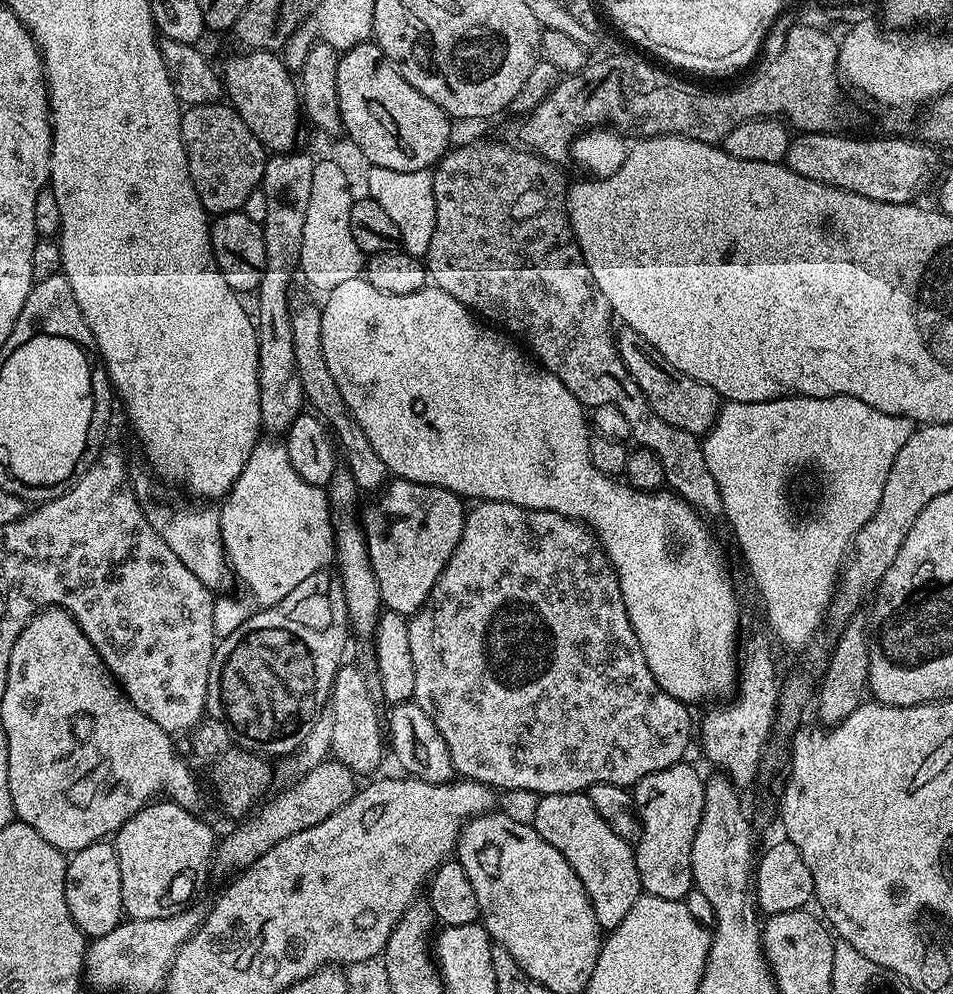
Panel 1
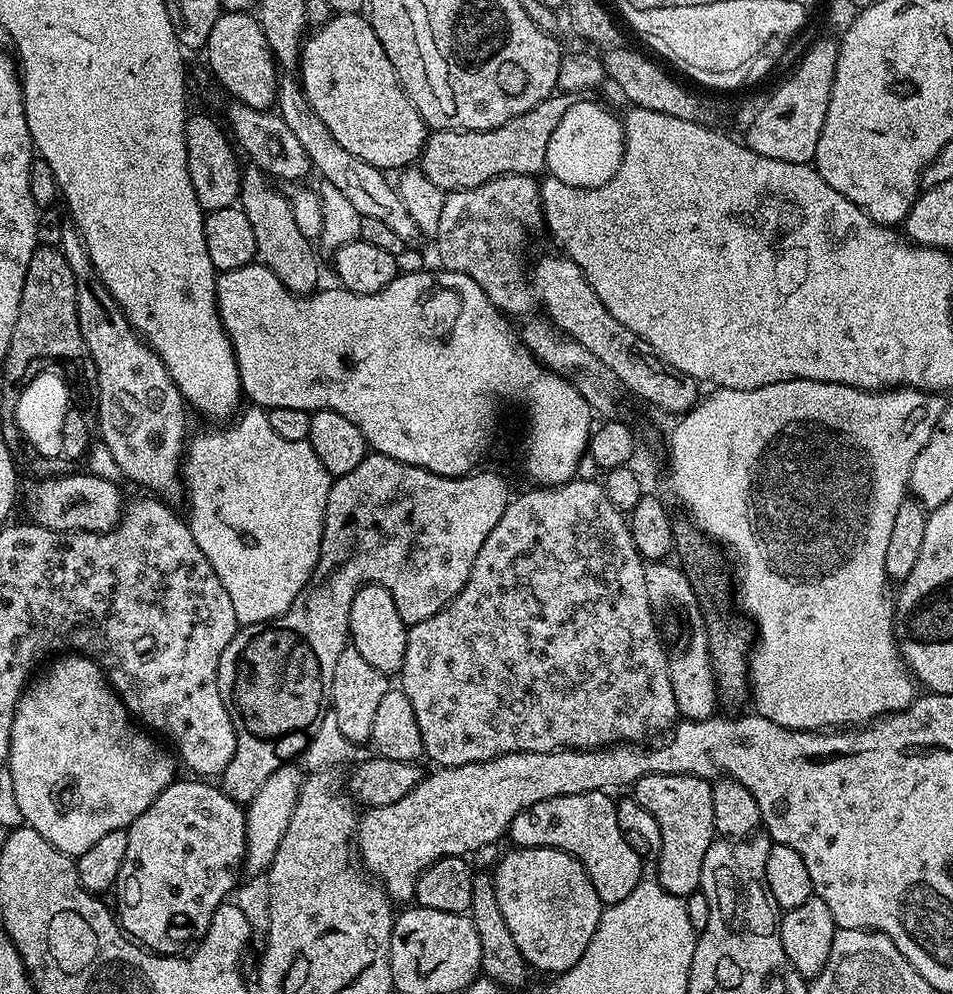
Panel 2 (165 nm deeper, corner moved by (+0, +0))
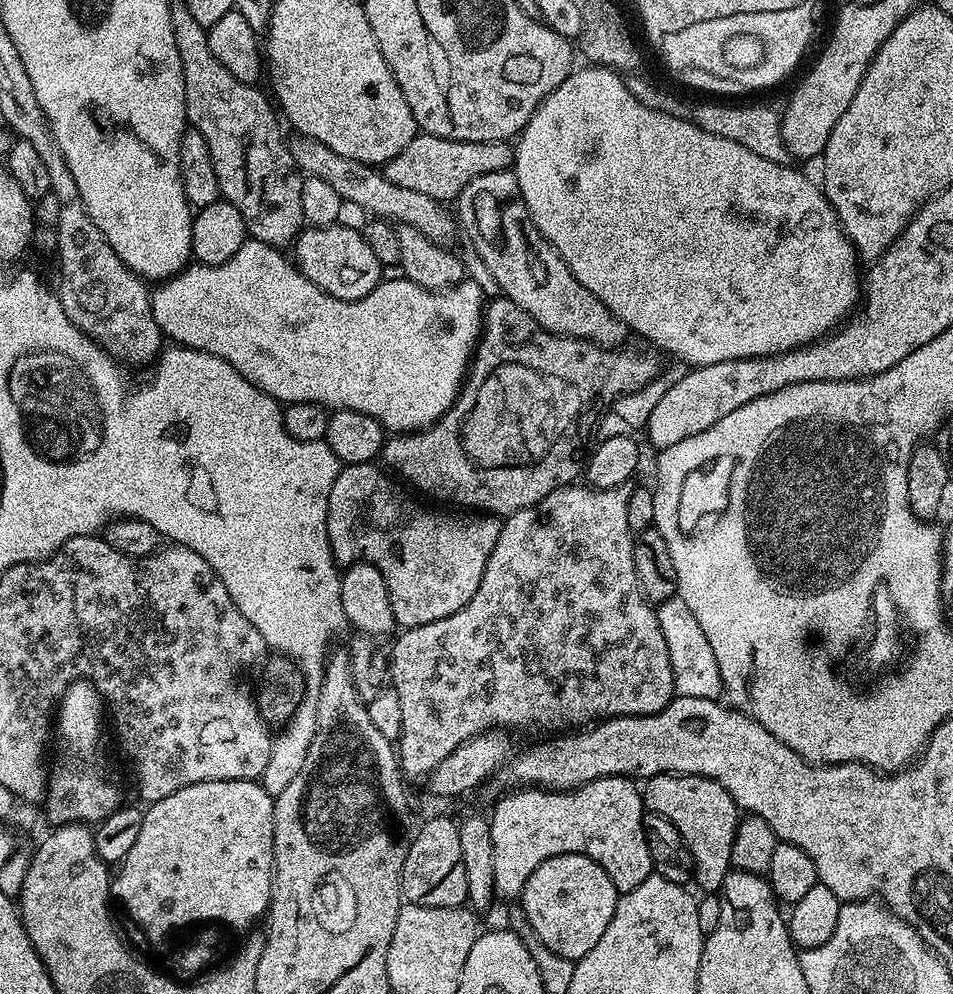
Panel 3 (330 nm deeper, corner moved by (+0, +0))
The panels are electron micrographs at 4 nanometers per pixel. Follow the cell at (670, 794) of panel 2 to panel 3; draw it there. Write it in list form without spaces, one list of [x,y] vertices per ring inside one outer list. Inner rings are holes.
[[[665,774],[649,776],[645,784],[648,784],[642,788],[645,809],[666,818],[666,822],[674,822],[678,834],[682,834],[682,842],[688,847],[690,872],[694,880],[696,876],[701,893],[719,893],[732,868],[734,834],[742,819],[735,798],[709,776]]]

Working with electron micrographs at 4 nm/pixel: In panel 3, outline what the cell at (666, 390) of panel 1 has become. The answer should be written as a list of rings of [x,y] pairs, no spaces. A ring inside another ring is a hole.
[[[512,170],[482,174],[460,192],[455,201],[459,227],[468,235],[478,259],[492,275],[499,291],[514,302],[534,322],[559,336],[590,340],[601,348],[615,349],[630,336],[628,328],[566,266],[552,243],[532,225],[528,208]]]

